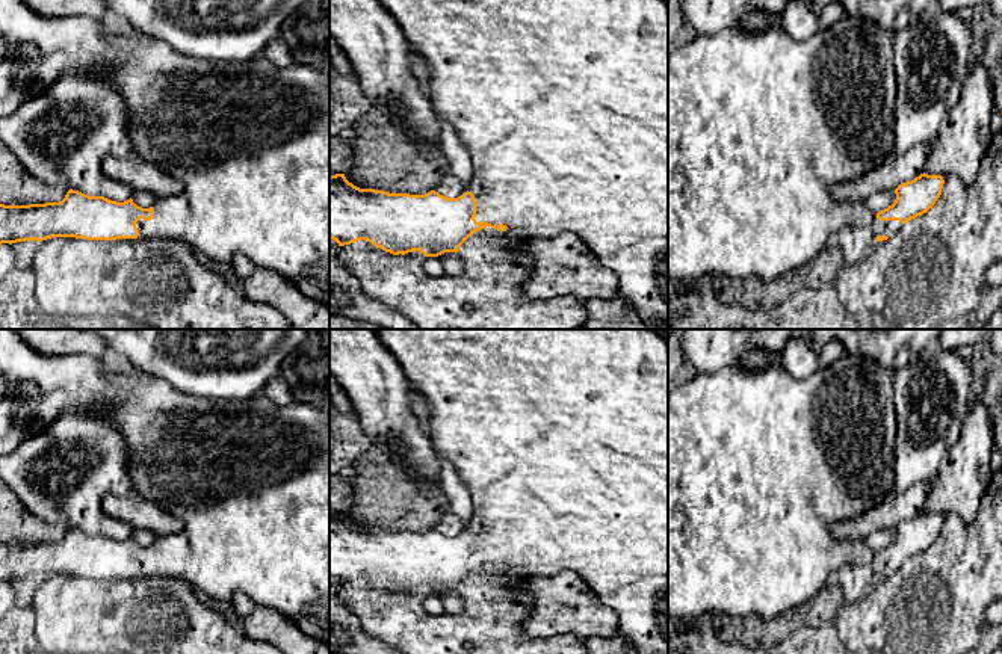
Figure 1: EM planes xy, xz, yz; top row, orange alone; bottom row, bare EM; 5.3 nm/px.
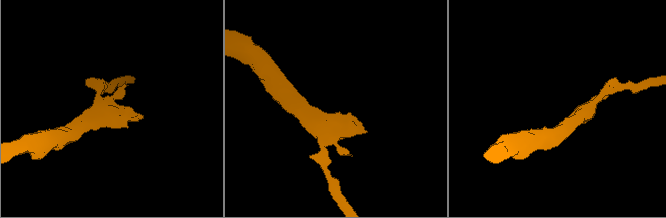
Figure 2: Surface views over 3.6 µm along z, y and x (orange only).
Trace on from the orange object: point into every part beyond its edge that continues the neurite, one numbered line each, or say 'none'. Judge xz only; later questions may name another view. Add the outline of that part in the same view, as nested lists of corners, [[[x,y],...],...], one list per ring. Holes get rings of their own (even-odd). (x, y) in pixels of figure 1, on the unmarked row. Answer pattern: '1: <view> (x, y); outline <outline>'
1: xz (561, 435); outline [[[375,329],[382,344],[396,356],[408,382],[428,402],[431,412],[432,443],[435,450],[452,462],[467,486],[473,514],[469,530],[476,538],[476,560],[503,562],[518,575],[550,577],[562,571],[579,574],[595,592],[598,600],[611,607],[618,618],[618,633],[639,654],[668,654],[668,338],[653,329]]]

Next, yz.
1: yz (760, 464); outline [[[845,353],[827,369],[798,379],[783,364],[769,369],[745,369],[739,364],[712,375],[688,373],[668,393],[668,616],[697,618],[722,613],[731,618],[759,615],[771,619],[810,601],[842,568],[869,565],[875,575],[895,572],[899,559],[880,559],[861,541],[839,541],[830,530],[833,523],[855,518],[880,504],[893,492],[896,411],[893,405],[893,372],[863,355]]]

